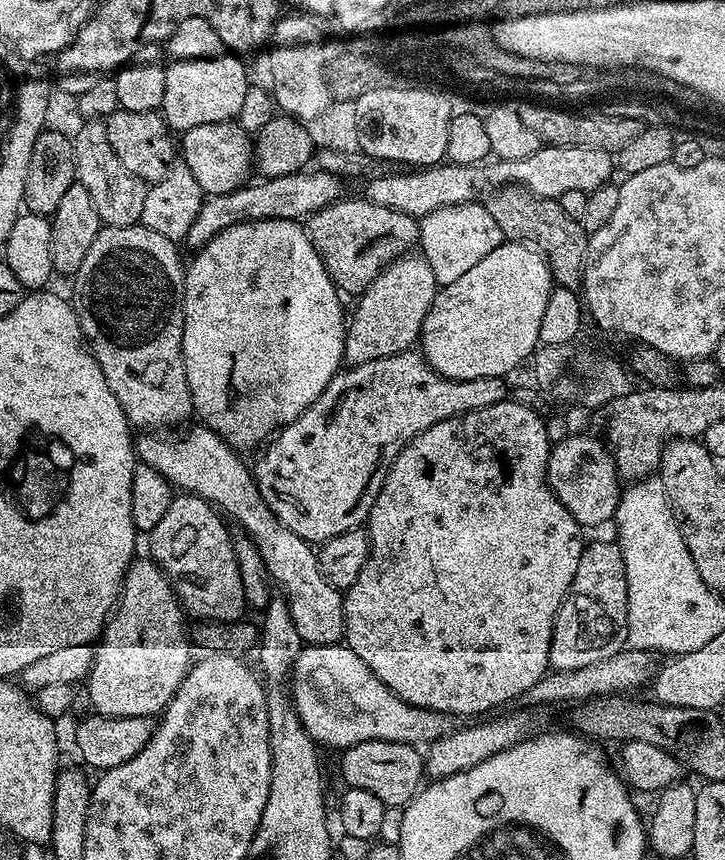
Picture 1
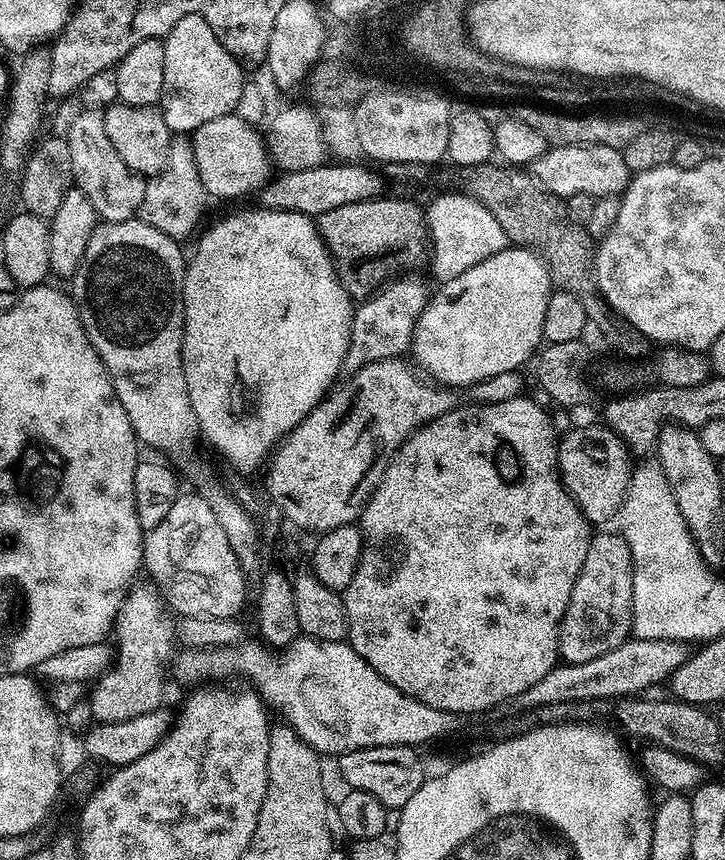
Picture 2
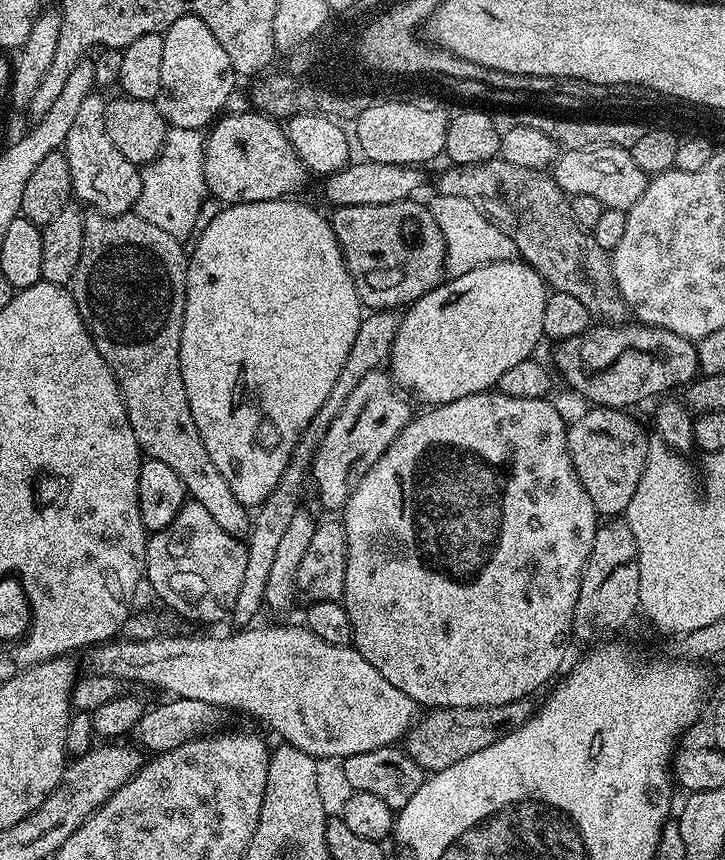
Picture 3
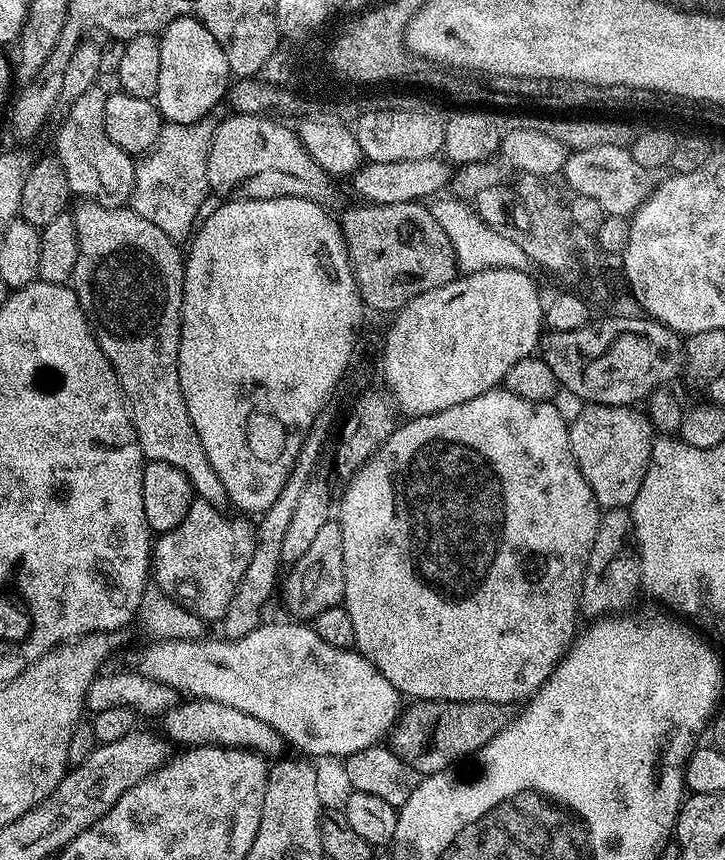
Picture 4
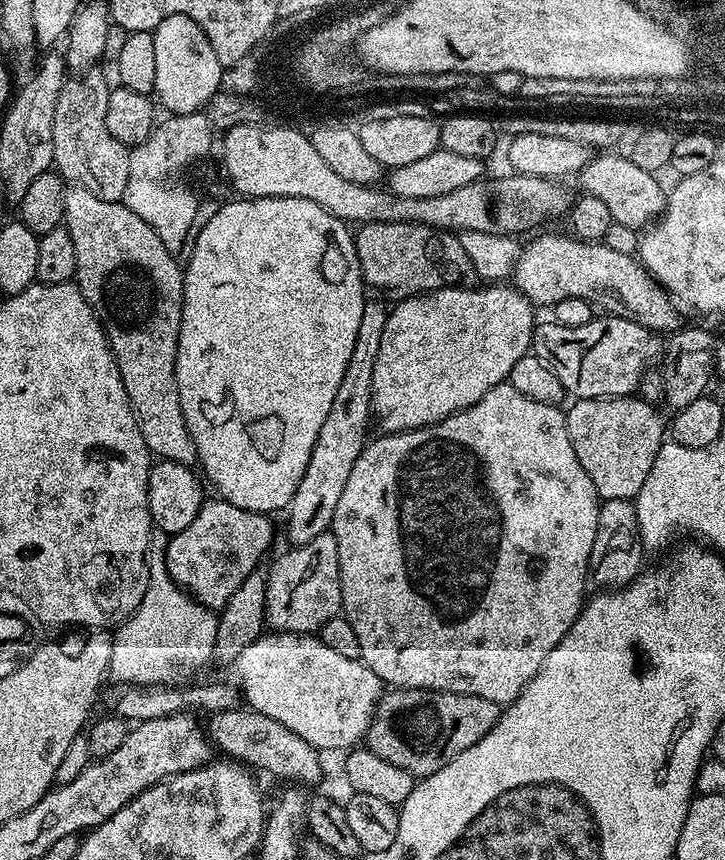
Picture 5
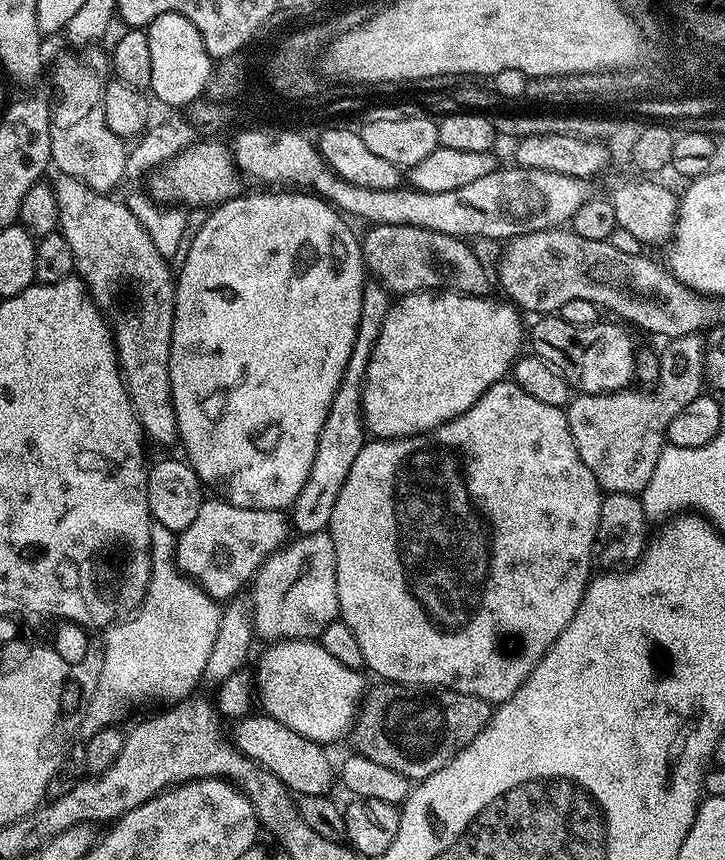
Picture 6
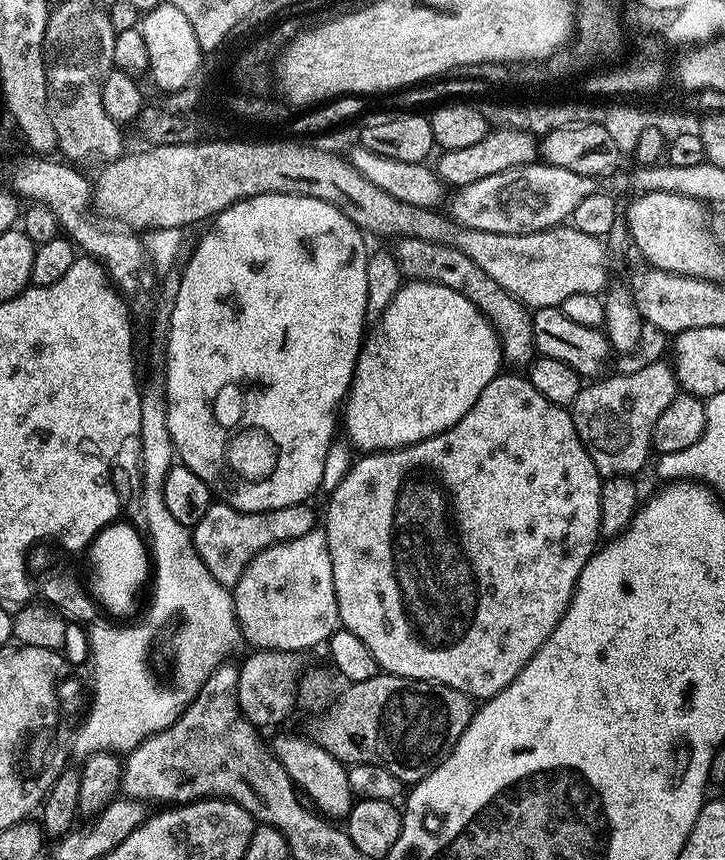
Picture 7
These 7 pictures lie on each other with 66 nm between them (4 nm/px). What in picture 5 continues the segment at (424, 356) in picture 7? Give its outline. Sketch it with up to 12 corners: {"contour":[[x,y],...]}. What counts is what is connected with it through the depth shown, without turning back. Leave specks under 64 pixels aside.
{"contour":[[514,286],[401,299],[374,362],[385,433],[436,424],[532,346]]}

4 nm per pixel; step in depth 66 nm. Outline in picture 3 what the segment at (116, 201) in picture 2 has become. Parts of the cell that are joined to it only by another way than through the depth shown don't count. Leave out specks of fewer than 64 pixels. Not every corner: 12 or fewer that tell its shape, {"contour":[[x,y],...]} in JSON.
{"contour":[[88,96],[62,151],[75,199],[131,213],[141,169],[106,134],[105,97]]}

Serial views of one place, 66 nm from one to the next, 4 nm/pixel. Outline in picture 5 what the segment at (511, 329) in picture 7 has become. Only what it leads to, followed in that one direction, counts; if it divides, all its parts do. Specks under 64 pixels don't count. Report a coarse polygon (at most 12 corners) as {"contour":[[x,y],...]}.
{"contour":[[429,224],[355,229],[360,275],[395,298],[464,286],[459,235]]}

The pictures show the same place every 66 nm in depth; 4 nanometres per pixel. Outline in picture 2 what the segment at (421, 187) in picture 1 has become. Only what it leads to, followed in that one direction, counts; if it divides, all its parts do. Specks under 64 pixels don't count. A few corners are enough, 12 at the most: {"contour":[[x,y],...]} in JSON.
{"contour":[[549,147],[530,172],[545,190],[619,197],[623,151]]}

